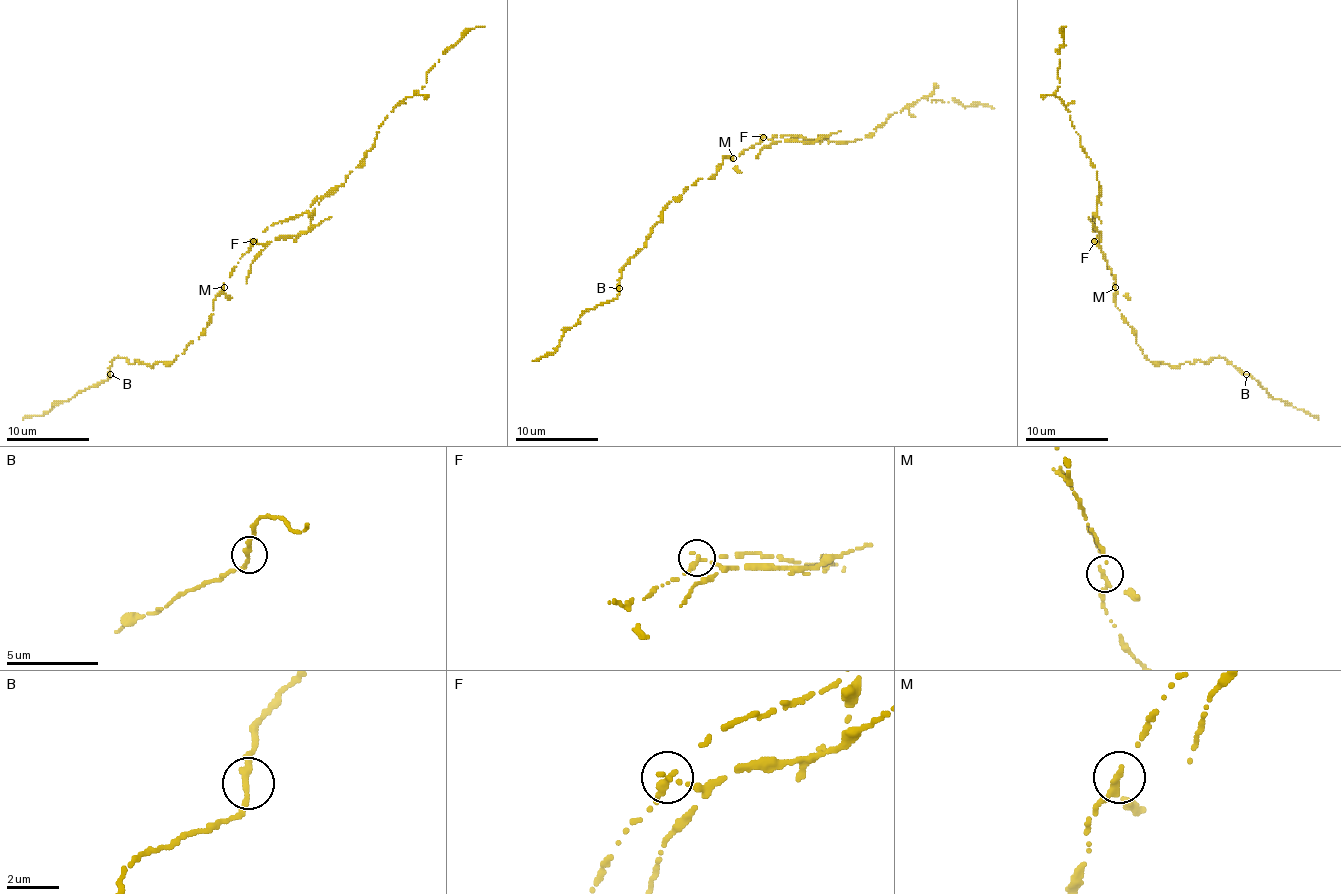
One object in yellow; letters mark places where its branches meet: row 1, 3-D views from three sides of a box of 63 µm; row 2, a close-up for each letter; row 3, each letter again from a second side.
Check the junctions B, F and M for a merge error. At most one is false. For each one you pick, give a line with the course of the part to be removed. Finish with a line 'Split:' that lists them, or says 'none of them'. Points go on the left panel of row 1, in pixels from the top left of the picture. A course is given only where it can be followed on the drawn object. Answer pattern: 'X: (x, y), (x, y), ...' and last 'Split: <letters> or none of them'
F: (252, 242), (269, 244), (304, 233), (310, 227), (319, 202)
Split: F

